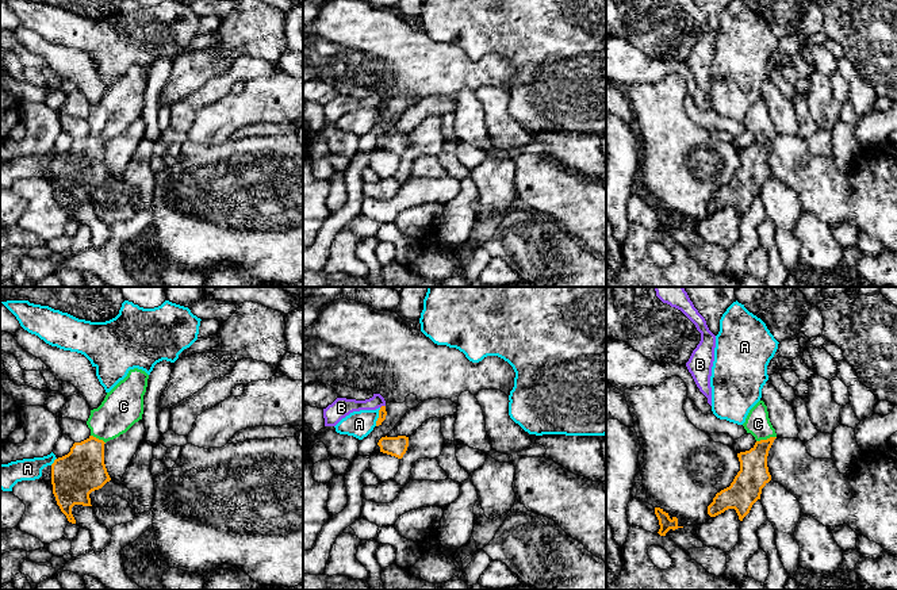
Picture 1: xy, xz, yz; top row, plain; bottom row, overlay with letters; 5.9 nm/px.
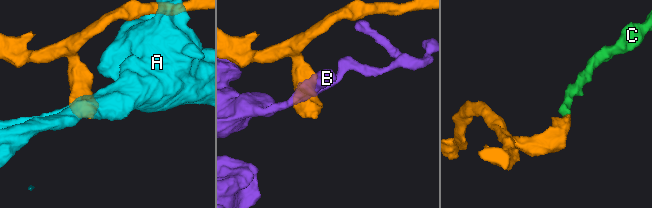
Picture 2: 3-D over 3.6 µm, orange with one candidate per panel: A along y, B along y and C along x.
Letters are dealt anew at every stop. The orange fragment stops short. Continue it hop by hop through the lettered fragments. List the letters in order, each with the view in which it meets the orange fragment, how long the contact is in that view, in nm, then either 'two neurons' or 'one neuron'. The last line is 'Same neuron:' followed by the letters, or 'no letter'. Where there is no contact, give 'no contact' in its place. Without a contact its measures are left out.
A: meets orange in xz; contact 120 nm long; two neurons
B: meets orange in xz; contact 40 nm long; two neurons
C: meets orange in yz; contact 120 nm long; one neuron
Same neuron: C

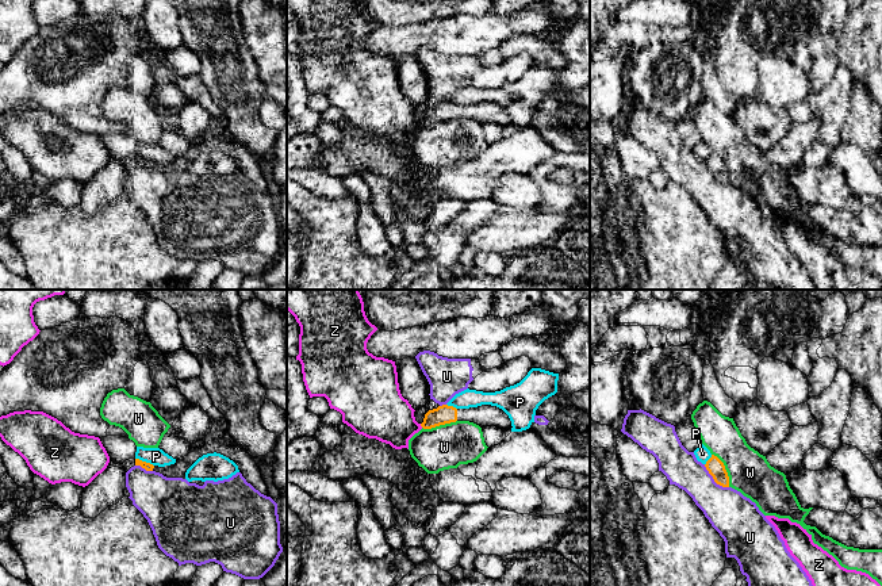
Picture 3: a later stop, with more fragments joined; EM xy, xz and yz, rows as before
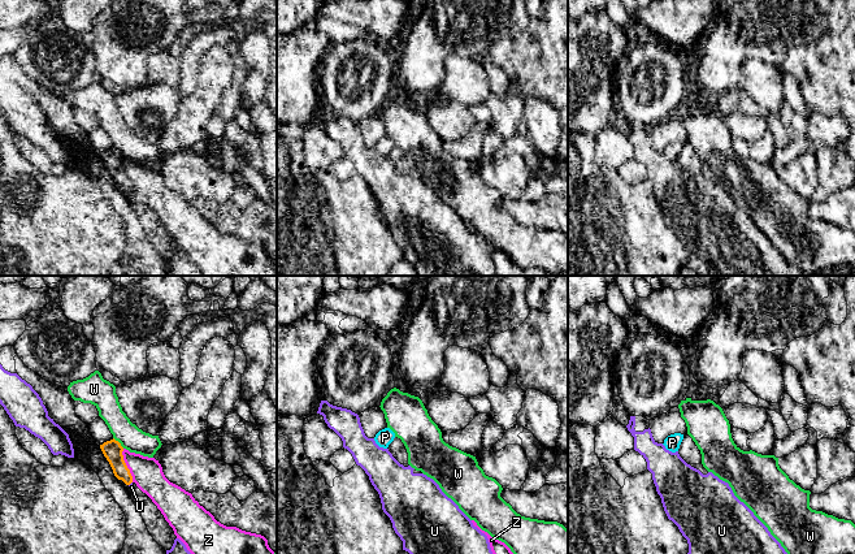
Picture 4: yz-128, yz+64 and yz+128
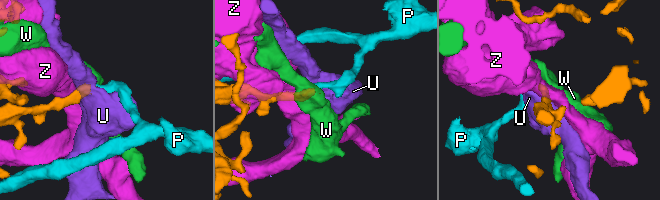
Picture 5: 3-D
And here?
P: meets orange in xy; contact 120 nm long; two neurons
U: meets orange in yz; contact 200 nm long; two neurons
W: meets orange in yz; contact 220 nm long; two neurons
Z: meets orange in xz; contact 30 nm long; two neurons
Same neuron: no letter

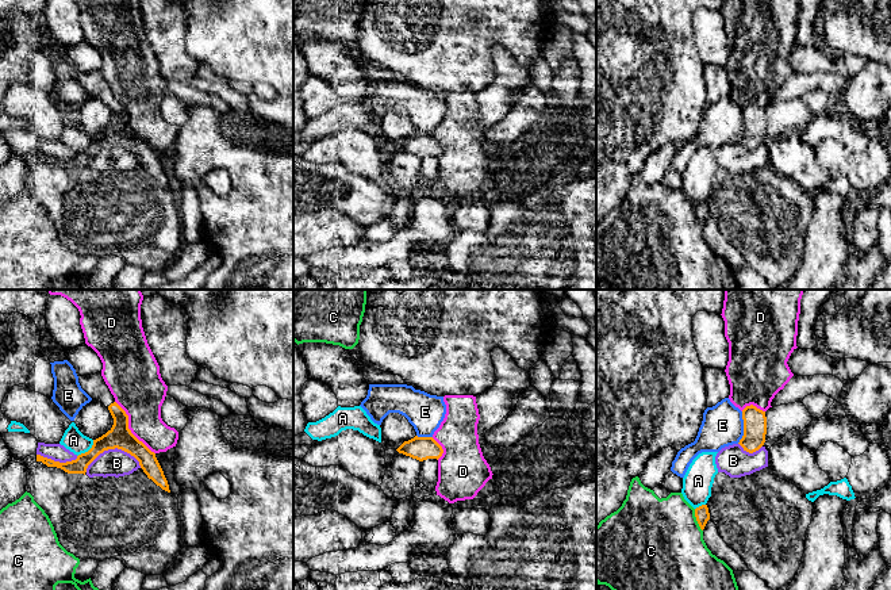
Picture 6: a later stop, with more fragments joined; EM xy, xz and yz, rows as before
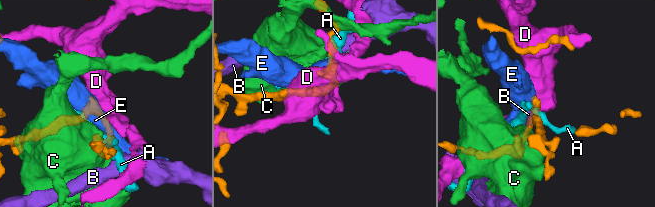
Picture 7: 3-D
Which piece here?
A: meets orange in xy; contact 140 nm long; two neurons
B: meets orange in xy; contact 340 nm long; two neurons
C: meets orange in yz; contact 140 nm long; two neurons
D: meets orange in xy; contact 400 nm long; two neurons
E: meets orange in yz; contact 190 nm long; two neurons
Same neuron: no letter

